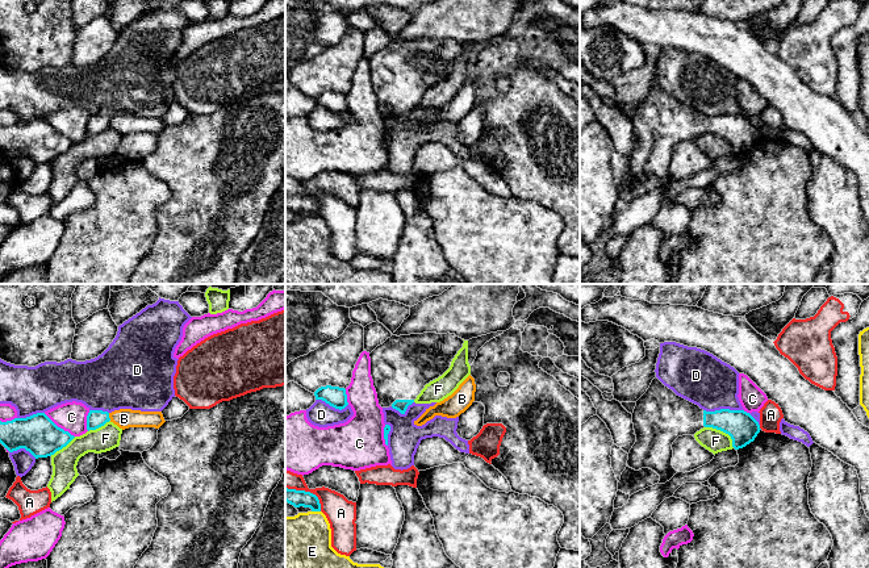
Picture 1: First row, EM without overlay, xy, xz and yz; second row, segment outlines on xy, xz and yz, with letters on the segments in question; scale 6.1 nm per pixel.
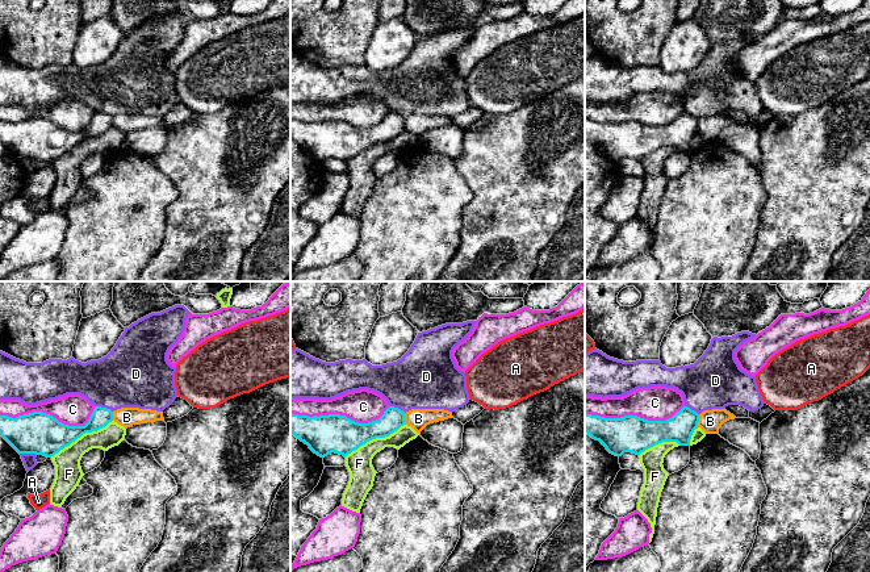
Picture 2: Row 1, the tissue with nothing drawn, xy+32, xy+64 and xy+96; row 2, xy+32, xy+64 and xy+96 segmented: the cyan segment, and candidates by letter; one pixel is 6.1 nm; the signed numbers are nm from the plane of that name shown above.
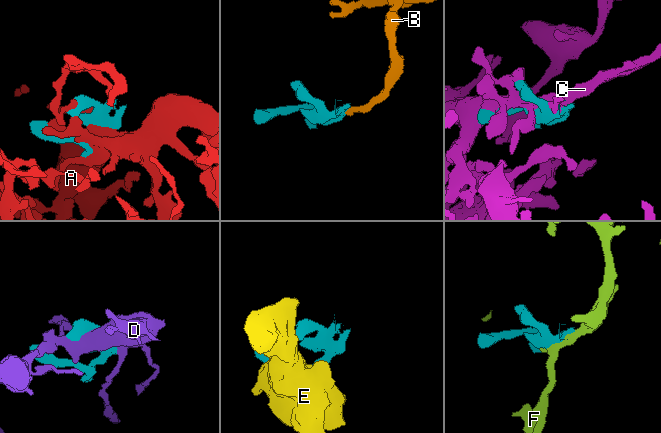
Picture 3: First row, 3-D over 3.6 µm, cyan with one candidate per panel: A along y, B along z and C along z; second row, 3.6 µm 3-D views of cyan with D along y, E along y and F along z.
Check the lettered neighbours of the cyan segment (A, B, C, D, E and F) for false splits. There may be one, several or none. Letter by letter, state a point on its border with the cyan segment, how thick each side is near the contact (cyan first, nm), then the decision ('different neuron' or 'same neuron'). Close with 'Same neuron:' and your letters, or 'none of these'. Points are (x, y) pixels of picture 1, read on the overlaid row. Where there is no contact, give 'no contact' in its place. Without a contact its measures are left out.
A: contact xz (308, 492); calibres 100 and 190 nm; different neuron
B: contact xy (108, 417); calibres 110 and 120 nm; different neuron
C: contact xy (59, 427); calibres 240 and 180 nm; different neuron
D: contact yz (723, 409); calibres 180 and 320 nm; different neuron
E: contact xz (316, 510); calibres 100 and 320 nm; different neuron
F: contact yz (723, 431); calibres 180 and 140 nm; different neuron
Same neuron: none of these

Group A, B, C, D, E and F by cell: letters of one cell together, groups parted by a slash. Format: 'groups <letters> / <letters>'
groups A B / C / D / E / F

